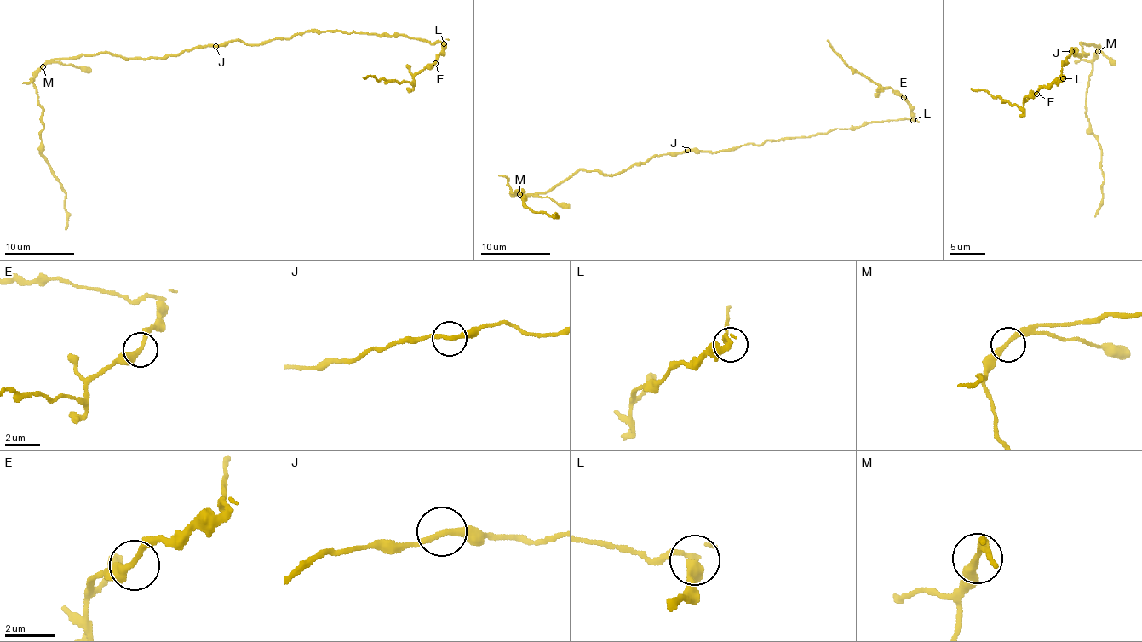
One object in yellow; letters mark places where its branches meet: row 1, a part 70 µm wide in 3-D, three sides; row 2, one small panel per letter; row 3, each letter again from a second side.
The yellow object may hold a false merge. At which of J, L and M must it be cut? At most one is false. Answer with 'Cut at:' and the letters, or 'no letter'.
Cut at: L

